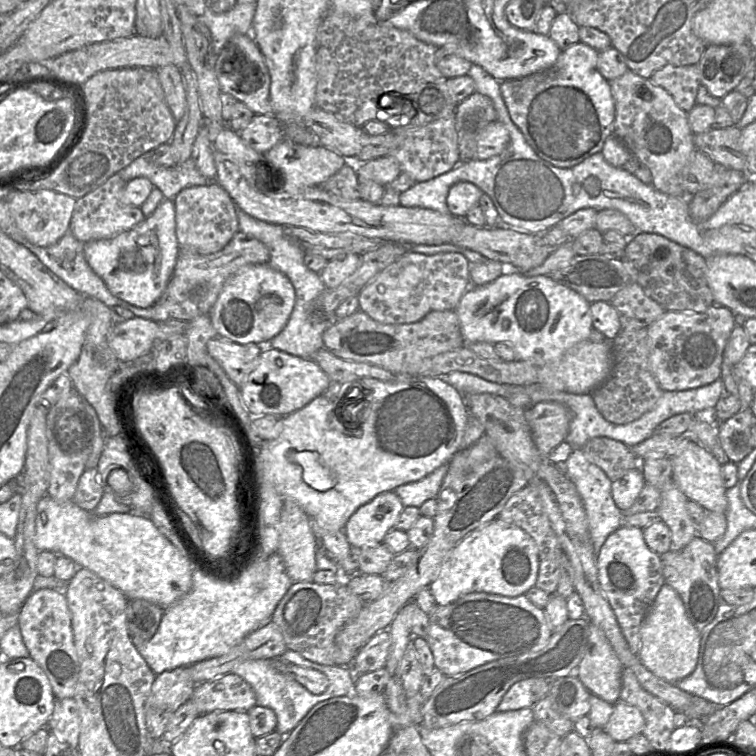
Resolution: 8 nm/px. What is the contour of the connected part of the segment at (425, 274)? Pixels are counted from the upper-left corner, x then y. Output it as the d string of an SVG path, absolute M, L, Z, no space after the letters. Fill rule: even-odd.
M409 250L358 293L359 309L384 324L413 323L433 311L455 310L470 285L470 262L462 254L425 255Z

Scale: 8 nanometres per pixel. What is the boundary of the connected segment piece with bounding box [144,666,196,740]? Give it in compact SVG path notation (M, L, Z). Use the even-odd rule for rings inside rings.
M188 666L156 676L144 704L146 727L151 738L162 738L172 715L191 698L195 686Z

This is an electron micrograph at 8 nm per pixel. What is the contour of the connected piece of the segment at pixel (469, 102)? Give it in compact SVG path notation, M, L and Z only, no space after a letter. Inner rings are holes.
M477 91L457 104L455 129L459 163L475 159L478 136L484 127L494 121L497 121L497 114L491 99Z

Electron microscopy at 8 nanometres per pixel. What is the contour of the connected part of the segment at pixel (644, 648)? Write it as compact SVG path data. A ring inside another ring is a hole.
M664 584L642 622L638 658L657 677L669 683L676 683L695 670L700 640L701 632L687 617L679 594L672 587Z

